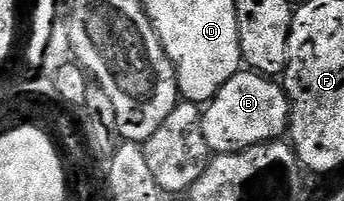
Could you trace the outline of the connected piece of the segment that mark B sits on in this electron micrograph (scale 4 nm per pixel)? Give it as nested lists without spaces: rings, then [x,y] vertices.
[[[242,68],[204,107],[201,116],[203,140],[207,140],[213,154],[234,154],[264,142],[275,142],[288,131],[290,113],[289,95],[280,81]]]

